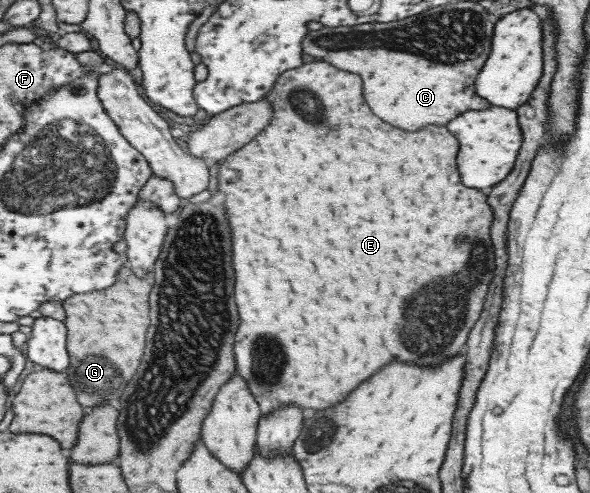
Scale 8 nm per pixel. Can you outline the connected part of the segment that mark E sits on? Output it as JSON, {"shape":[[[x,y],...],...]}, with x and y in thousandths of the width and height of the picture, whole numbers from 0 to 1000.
{"shape":[[[544,122],[510,130],[493,144],[480,144],[459,181],[463,185],[447,197],[466,225],[463,237],[432,282],[424,282],[422,290],[376,323],[366,359],[368,383],[378,391],[378,420],[385,420],[385,452],[392,460],[398,615],[405,647],[412,651],[402,663],[395,696],[402,761],[414,775],[419,773],[420,791],[432,807],[442,844],[493,817],[510,830],[534,834],[561,826],[578,813],[578,805],[588,801],[598,785],[605,785],[605,777],[632,761],[636,748],[649,744],[659,732],[686,732],[731,744],[771,716],[780,718],[795,669],[815,637],[837,546],[837,505],[829,473],[834,424],[824,410],[824,389],[781,375],[771,335],[775,286],[754,258],[737,254],[720,258],[717,266],[680,266],[649,249],[619,213],[612,197],[612,160]]]}

